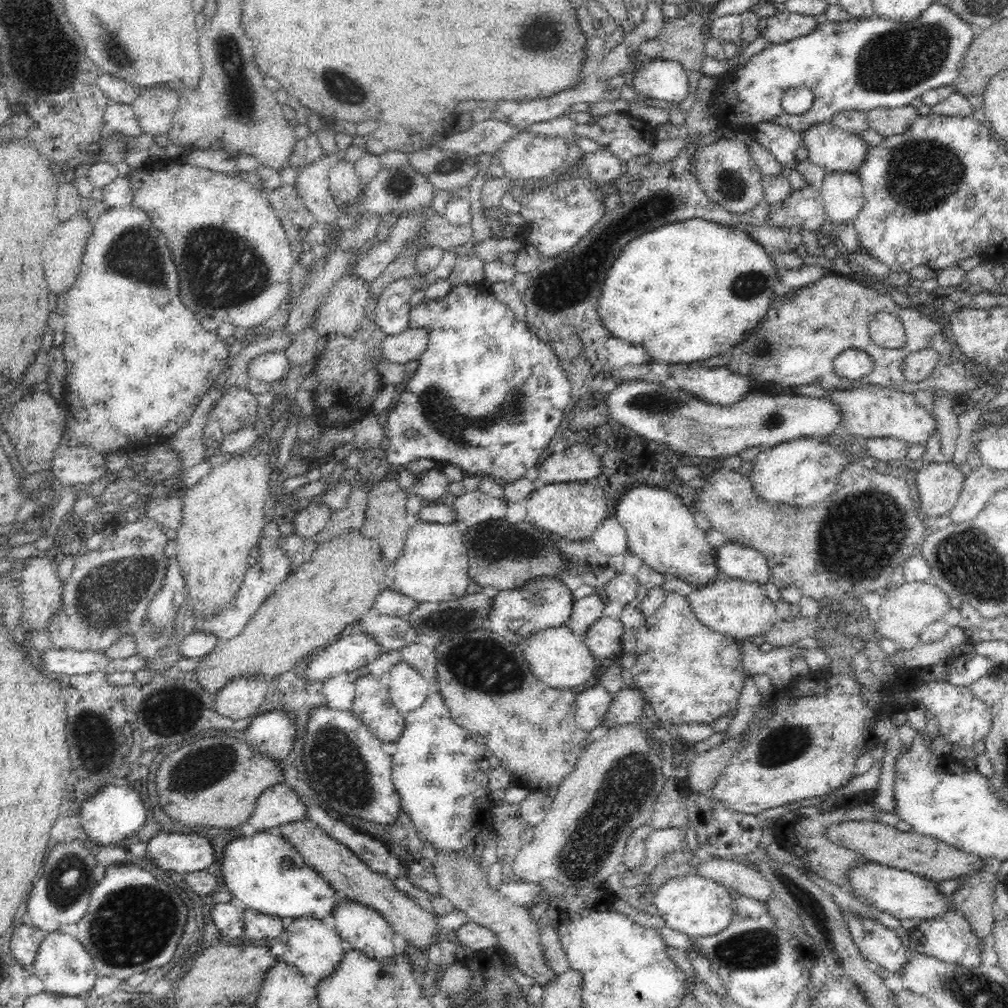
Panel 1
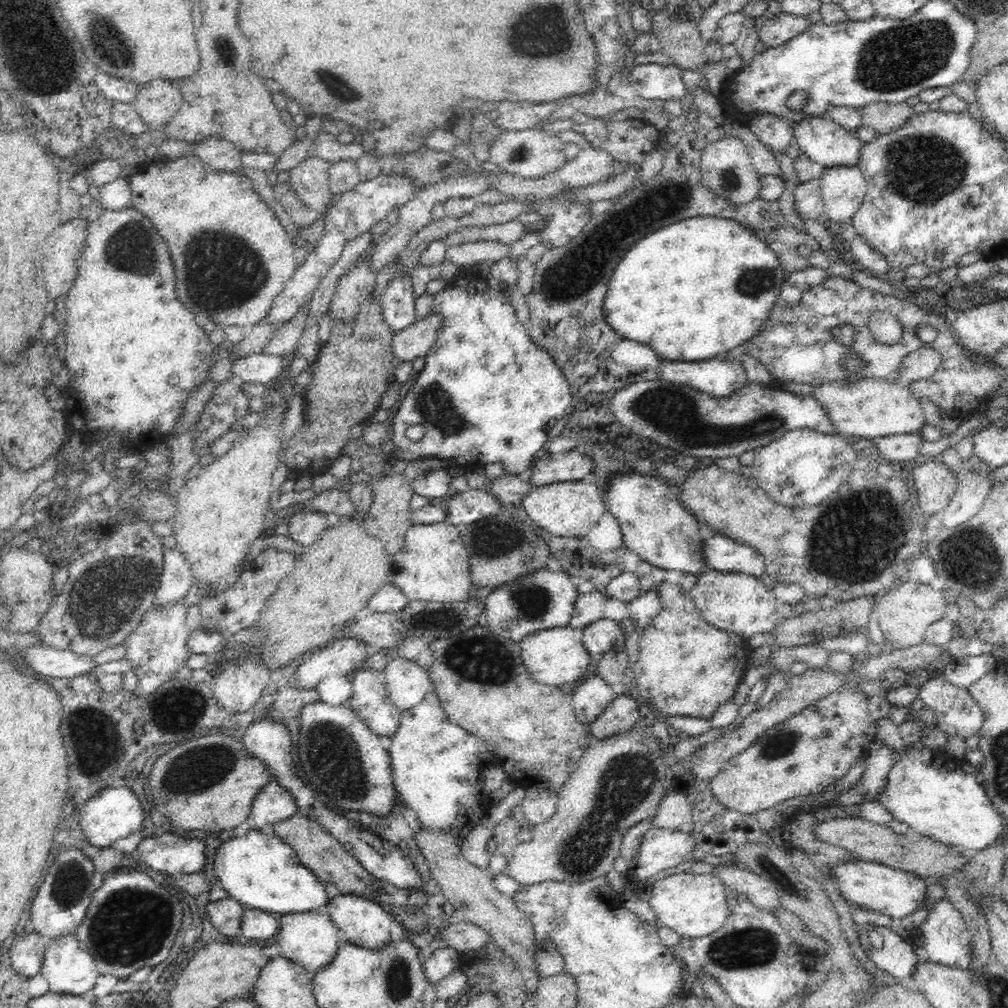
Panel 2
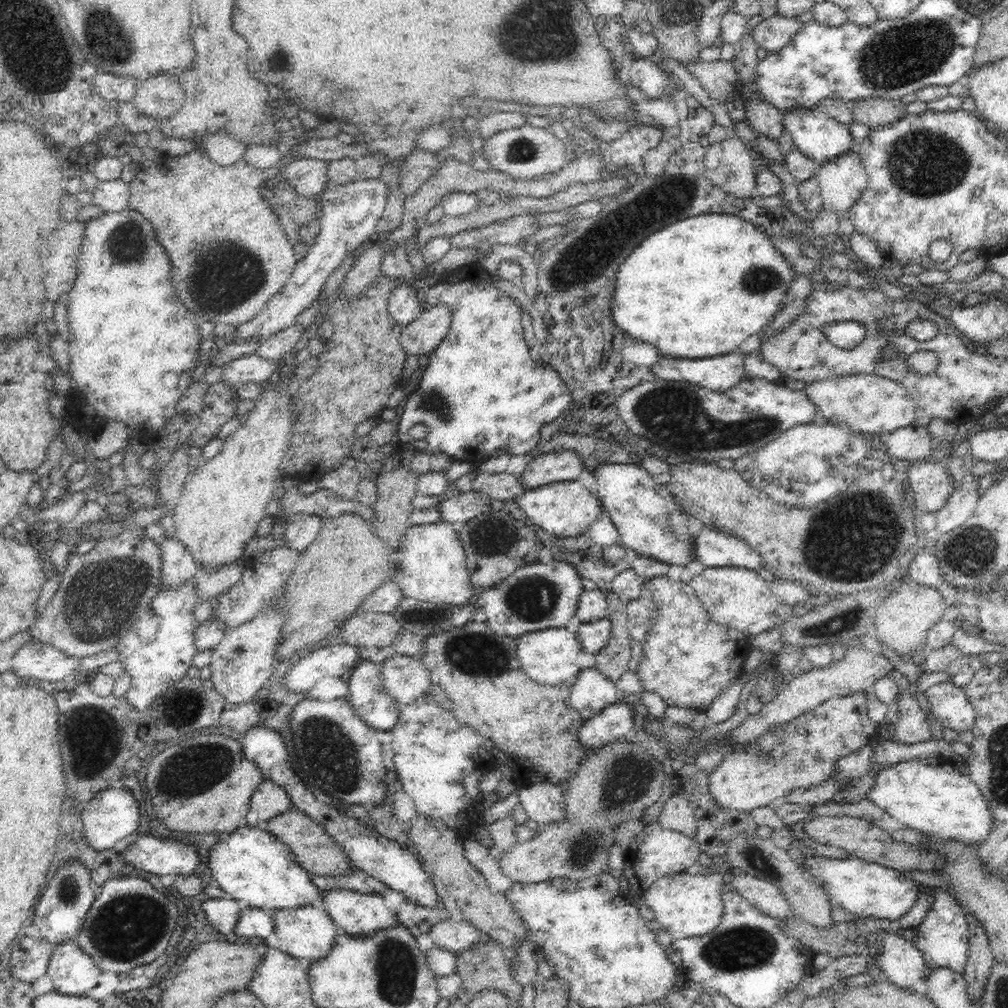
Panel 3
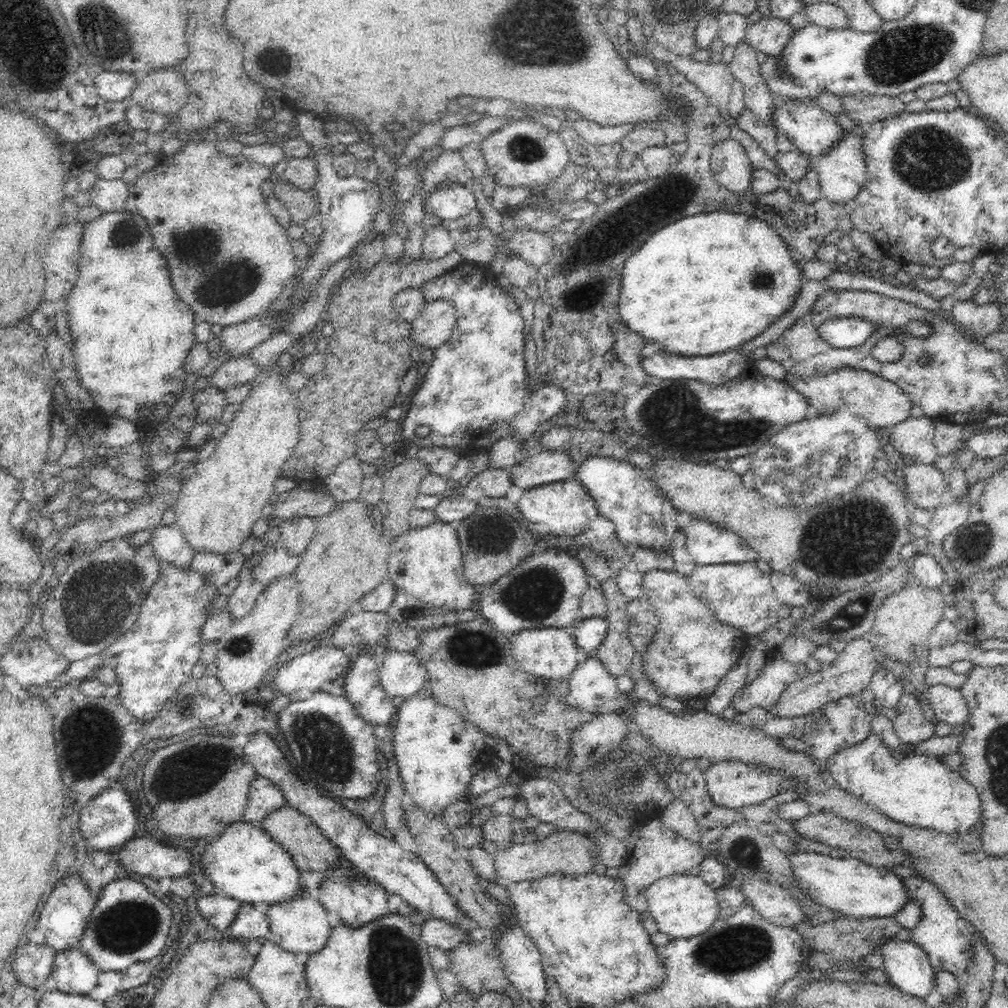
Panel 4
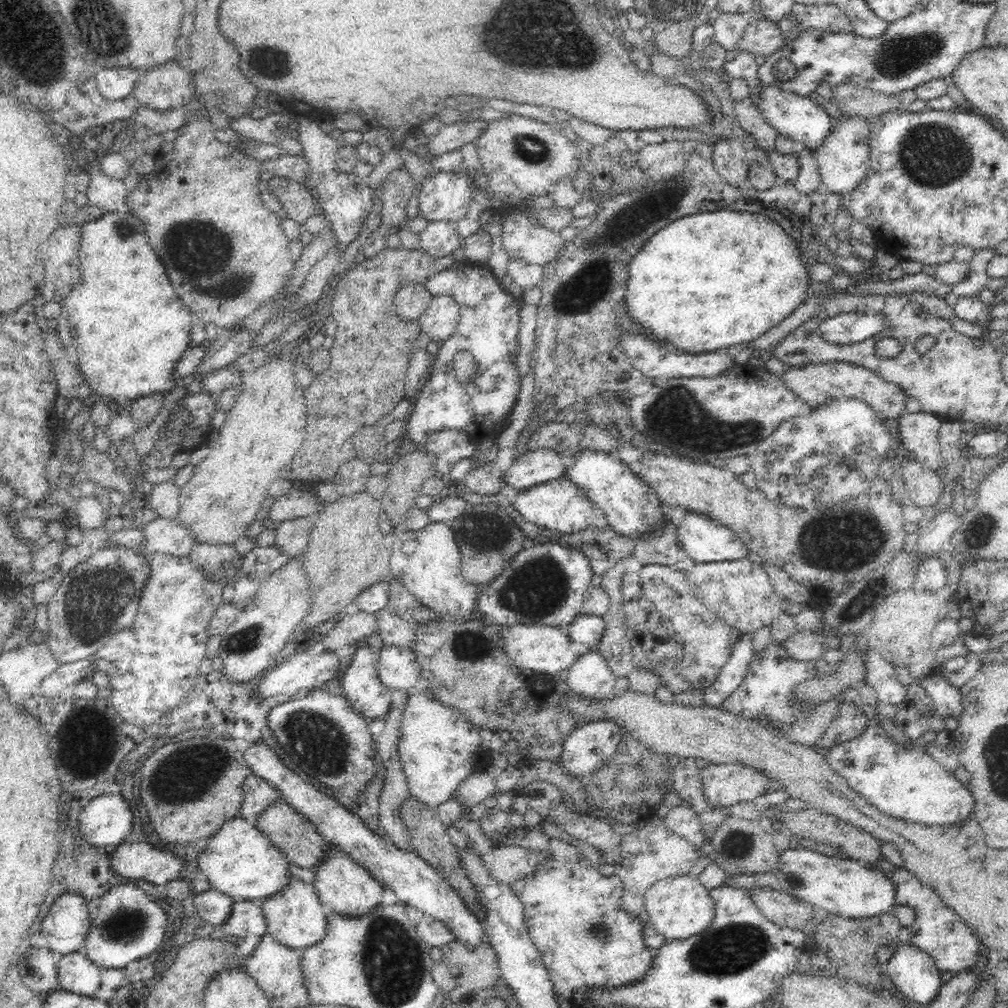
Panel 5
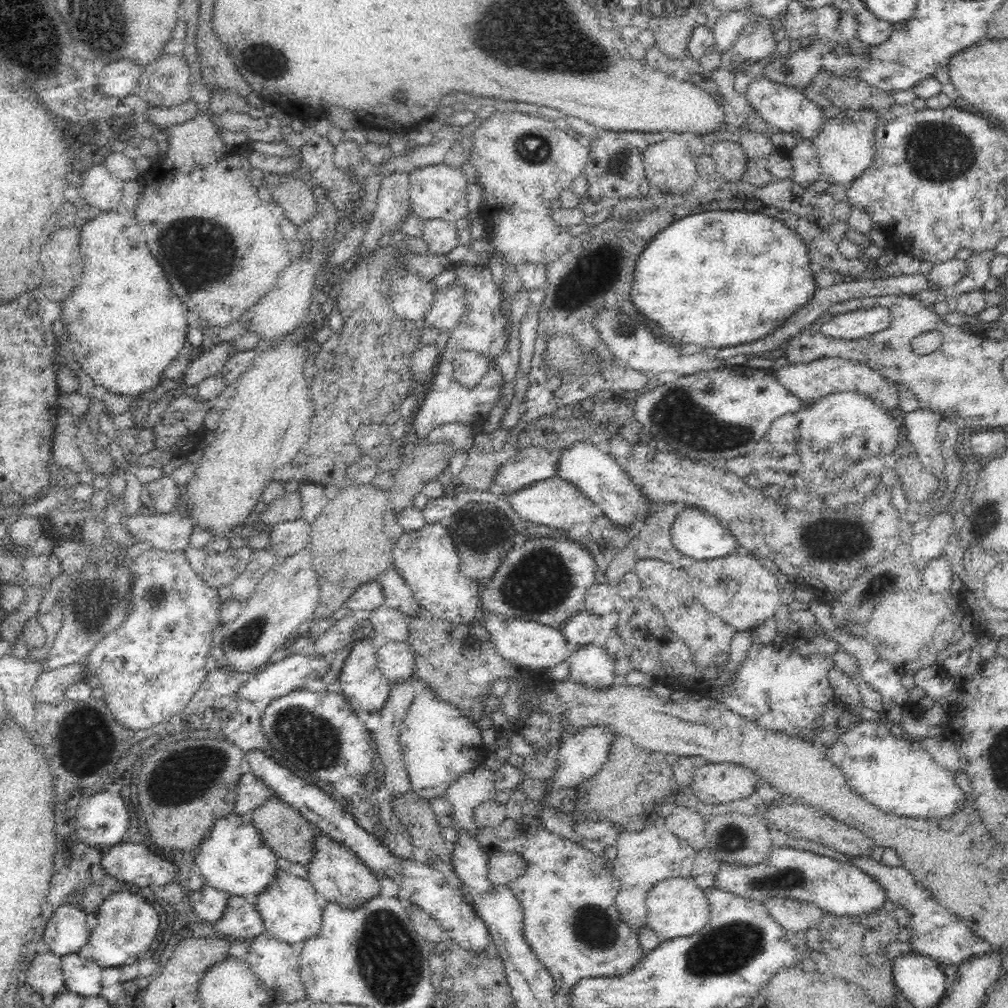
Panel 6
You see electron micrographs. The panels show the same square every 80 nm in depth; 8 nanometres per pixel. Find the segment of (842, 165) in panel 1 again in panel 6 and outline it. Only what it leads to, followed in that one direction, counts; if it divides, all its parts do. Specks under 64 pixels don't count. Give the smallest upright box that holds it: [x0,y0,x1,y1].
[744,76,823,142]

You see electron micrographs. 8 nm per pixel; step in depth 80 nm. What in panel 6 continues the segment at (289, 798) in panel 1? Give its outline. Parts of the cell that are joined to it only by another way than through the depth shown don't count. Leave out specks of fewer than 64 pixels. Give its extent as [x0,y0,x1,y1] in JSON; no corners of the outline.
[234,771,274,817]

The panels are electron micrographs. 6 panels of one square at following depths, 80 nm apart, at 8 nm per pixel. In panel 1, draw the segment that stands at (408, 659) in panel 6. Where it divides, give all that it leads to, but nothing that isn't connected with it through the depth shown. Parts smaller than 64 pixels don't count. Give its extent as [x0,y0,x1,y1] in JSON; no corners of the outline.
[389,662,434,713]

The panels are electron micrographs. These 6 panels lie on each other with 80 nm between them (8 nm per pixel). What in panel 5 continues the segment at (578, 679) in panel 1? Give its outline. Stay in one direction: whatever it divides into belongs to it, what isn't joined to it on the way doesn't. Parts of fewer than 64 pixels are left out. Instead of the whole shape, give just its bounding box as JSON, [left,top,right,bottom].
[499,624,576,680]

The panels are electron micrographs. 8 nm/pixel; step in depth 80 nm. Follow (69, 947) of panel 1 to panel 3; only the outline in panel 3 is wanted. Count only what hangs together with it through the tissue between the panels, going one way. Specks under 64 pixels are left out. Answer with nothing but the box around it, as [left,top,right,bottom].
[46,939,100,996]

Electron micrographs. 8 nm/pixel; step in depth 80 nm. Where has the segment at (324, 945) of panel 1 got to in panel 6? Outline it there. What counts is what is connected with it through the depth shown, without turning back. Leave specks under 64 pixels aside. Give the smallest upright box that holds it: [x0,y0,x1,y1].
[255,869,324,945]

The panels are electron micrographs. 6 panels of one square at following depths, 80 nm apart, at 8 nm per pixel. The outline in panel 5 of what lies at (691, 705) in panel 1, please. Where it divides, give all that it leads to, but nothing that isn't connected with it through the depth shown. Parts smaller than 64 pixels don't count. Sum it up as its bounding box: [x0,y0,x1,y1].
[638,565,742,694]

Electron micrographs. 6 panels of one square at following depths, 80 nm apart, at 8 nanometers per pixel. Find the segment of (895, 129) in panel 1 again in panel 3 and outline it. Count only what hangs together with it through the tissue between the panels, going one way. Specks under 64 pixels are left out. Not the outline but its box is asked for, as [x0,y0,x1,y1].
[847,98,908,130]

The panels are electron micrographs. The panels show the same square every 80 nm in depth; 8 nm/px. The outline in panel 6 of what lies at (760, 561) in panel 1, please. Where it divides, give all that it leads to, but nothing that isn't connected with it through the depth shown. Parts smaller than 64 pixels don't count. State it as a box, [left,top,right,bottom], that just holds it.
[671,505,737,561]

